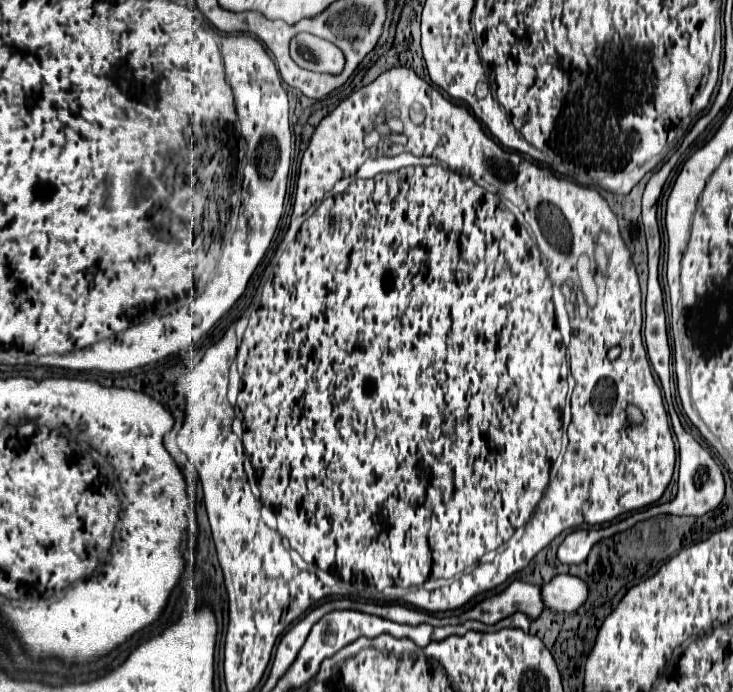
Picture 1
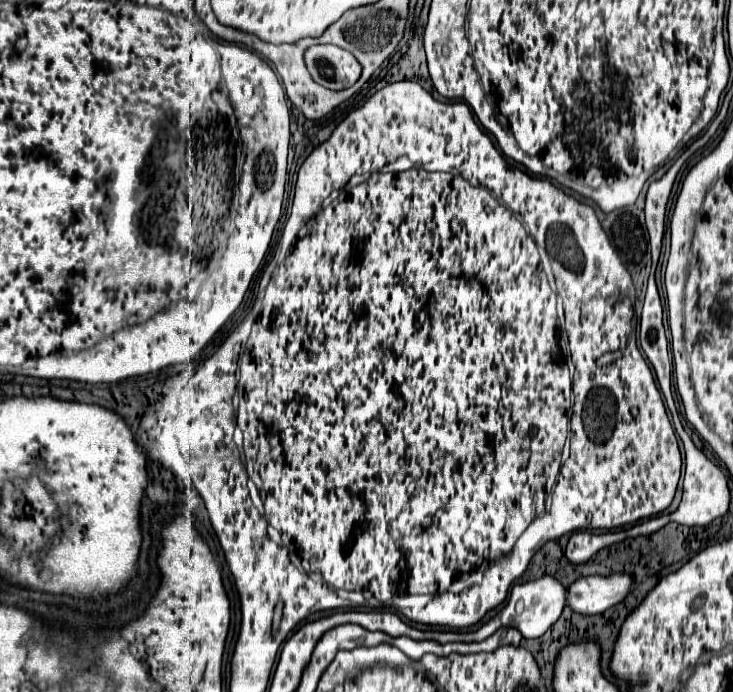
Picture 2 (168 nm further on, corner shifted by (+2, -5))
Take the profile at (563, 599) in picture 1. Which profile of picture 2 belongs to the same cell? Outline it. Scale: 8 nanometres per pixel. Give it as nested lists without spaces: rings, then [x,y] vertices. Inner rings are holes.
[[[613,573],[609,577],[581,577],[569,587],[569,607],[581,615],[597,615],[621,603],[633,589],[633,577]]]

